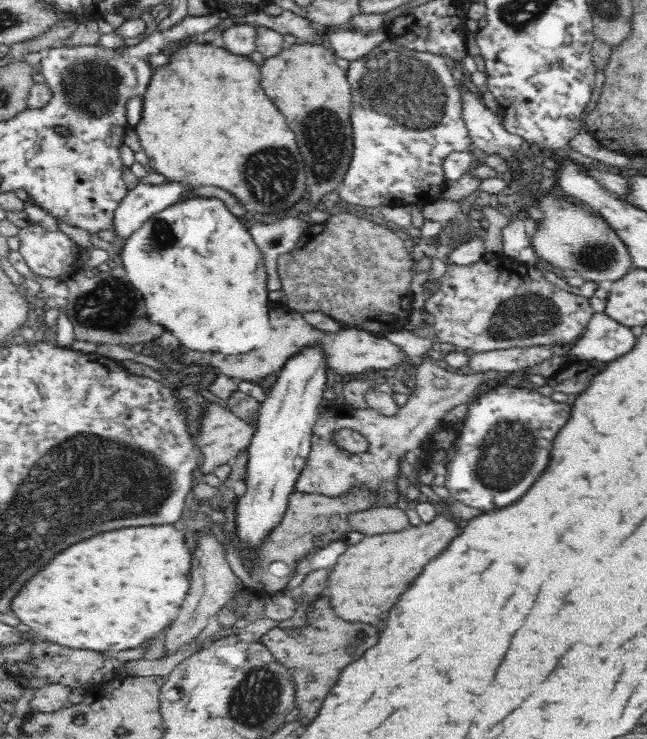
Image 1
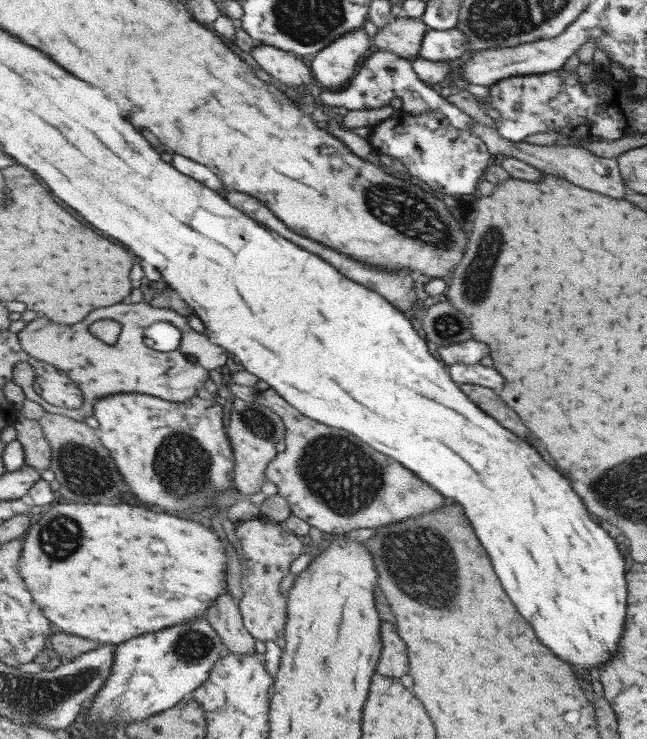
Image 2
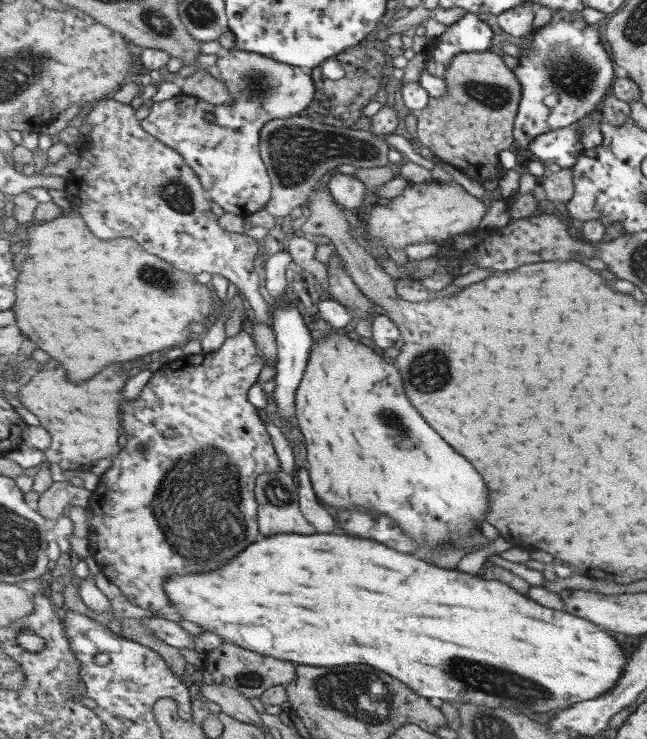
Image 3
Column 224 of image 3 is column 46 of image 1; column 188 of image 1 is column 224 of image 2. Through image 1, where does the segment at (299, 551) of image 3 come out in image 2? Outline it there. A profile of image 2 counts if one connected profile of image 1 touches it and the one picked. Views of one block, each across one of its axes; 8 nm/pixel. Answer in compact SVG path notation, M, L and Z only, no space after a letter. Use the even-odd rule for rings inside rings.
M62 504L52 506L45 514L41 514L33 521L22 543L22 559L19 561L19 572L23 572L23 580L31 594L35 596L37 604L41 604L41 610L45 616L55 624L57 628L77 634L81 638L93 638L107 644L123 644L135 636L147 634L147 632L159 632L169 626L191 622L193 618L199 618L207 612L207 608L225 592L225 572L227 572L227 550L223 548L223 542L211 527L197 524L193 520L183 520L179 516L171 514L157 514L147 508L131 506L131 504Z

